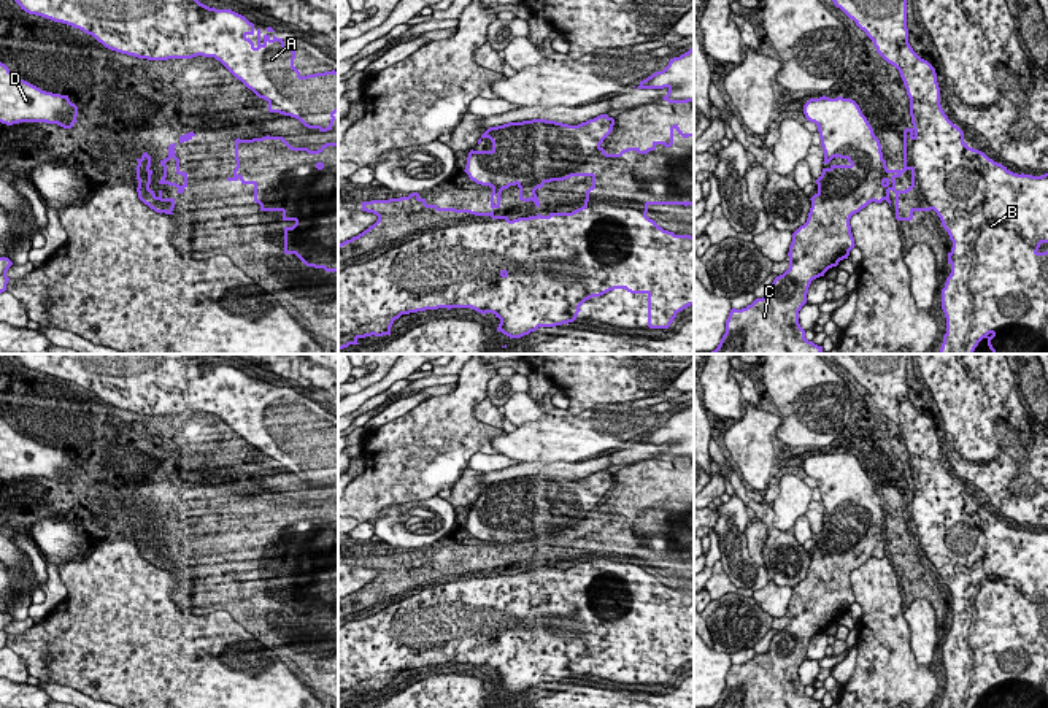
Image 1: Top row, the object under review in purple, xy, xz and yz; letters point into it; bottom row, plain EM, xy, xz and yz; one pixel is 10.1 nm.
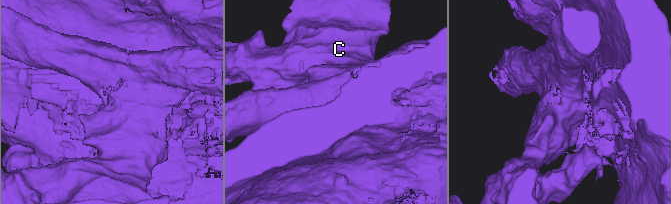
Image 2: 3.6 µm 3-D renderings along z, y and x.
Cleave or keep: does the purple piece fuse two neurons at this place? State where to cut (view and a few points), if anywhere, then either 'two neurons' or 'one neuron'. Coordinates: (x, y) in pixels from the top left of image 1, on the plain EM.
xz (599, 502), (593, 513), (593, 532) | two neurons

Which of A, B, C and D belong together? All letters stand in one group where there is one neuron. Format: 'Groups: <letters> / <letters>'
Groups: A B / C D

